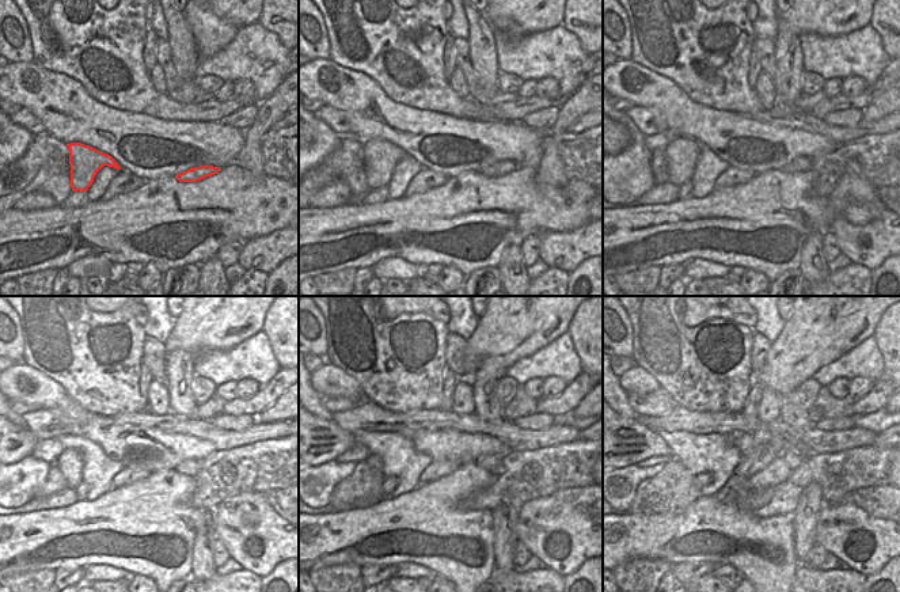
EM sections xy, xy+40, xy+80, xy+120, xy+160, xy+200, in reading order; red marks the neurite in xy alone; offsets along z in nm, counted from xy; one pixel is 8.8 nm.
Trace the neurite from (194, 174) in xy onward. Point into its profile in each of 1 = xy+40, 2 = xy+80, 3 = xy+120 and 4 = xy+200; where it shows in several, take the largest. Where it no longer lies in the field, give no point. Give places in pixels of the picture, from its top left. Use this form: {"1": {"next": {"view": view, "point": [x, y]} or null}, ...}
{"1": {"next": {"view": "xy+40", "point": [502, 167]}}, "2": {"next": {"view": "xy+80", "point": [800, 164]}}, "3": {"next": {"view": "xy+120", "point": [192, 467]}}, "4": {"next": {"view": "xy+200", "point": [793, 458]}}}

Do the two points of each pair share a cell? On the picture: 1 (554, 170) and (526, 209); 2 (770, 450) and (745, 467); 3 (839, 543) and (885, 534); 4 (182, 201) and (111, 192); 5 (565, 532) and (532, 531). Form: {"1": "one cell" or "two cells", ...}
{"1": "two cells", "2": "one cell", "3": "one cell", "4": "two cells", "5": "one cell"}

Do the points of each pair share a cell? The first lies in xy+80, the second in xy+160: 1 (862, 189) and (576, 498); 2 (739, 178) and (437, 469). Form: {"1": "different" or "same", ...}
{"1": "different", "2": "same"}

